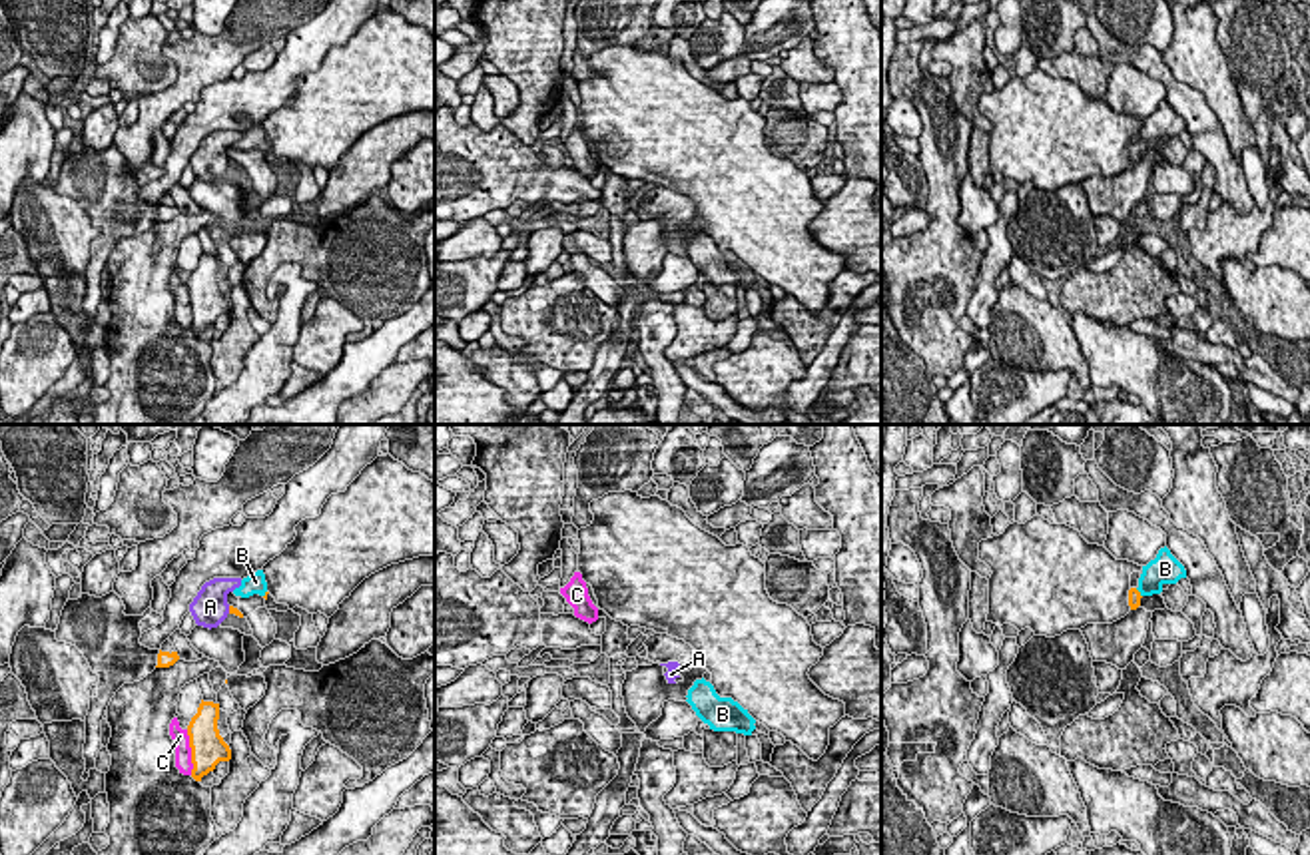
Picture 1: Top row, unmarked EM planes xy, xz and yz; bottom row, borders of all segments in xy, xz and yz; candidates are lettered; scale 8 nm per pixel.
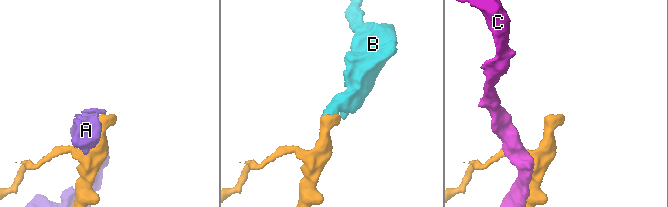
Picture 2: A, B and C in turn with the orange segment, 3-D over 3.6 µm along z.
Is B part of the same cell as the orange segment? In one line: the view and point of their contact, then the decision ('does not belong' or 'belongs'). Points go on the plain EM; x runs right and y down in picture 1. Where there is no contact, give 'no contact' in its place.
yz (1139, 146) | belongs

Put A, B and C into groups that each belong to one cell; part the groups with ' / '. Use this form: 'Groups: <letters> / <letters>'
Groups: A / B / C

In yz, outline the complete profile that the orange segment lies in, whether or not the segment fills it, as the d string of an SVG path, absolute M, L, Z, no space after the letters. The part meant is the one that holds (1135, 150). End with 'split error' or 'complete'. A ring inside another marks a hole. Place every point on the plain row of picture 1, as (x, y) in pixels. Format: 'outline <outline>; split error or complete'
outline M1166 100L1160 102L1156 112L1143 120L1139 140L1129 143L1131 163L1141 159L1143 149L1160 147L1164 138L1176 138L1180 132L1186 132L1184 120Z; split error

